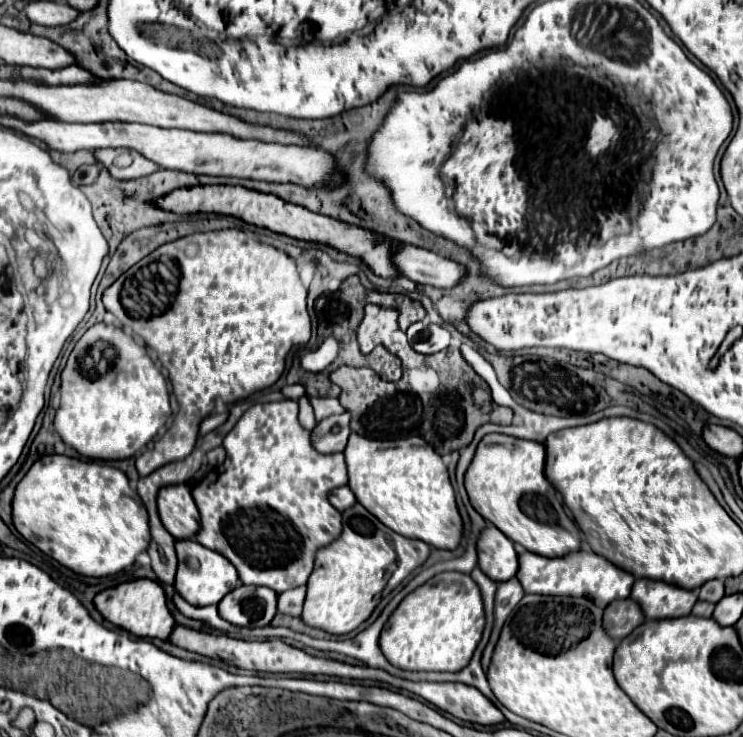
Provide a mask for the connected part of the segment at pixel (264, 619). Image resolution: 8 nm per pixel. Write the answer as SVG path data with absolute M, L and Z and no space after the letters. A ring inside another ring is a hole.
M239 585L219 603L219 615L239 627L267 627L277 613L277 593L267 587Z

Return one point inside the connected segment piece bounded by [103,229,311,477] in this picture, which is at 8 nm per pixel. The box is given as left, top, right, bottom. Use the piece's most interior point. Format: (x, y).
(222, 310)

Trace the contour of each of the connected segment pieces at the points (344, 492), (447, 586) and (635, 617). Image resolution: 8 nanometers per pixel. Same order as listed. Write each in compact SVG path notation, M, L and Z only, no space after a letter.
M347 485L335 489L329 499L331 499L331 503L333 503L339 511L345 511L347 507L351 507L351 505L355 503L355 495L353 495L353 491L351 491Z
M439 573L409 593L383 627L379 645L387 661L409 671L461 671L473 657L485 627L481 591L471 575Z
M619 599L613 601L603 615L603 627L609 637L621 641L627 637L635 627L639 627L645 621L645 615L633 599Z

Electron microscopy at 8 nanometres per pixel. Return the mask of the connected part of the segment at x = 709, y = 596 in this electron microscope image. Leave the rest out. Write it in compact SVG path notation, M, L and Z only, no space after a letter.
M707 581L701 589L699 589L699 599L709 601L709 603L719 603L725 595L725 587L723 581Z

